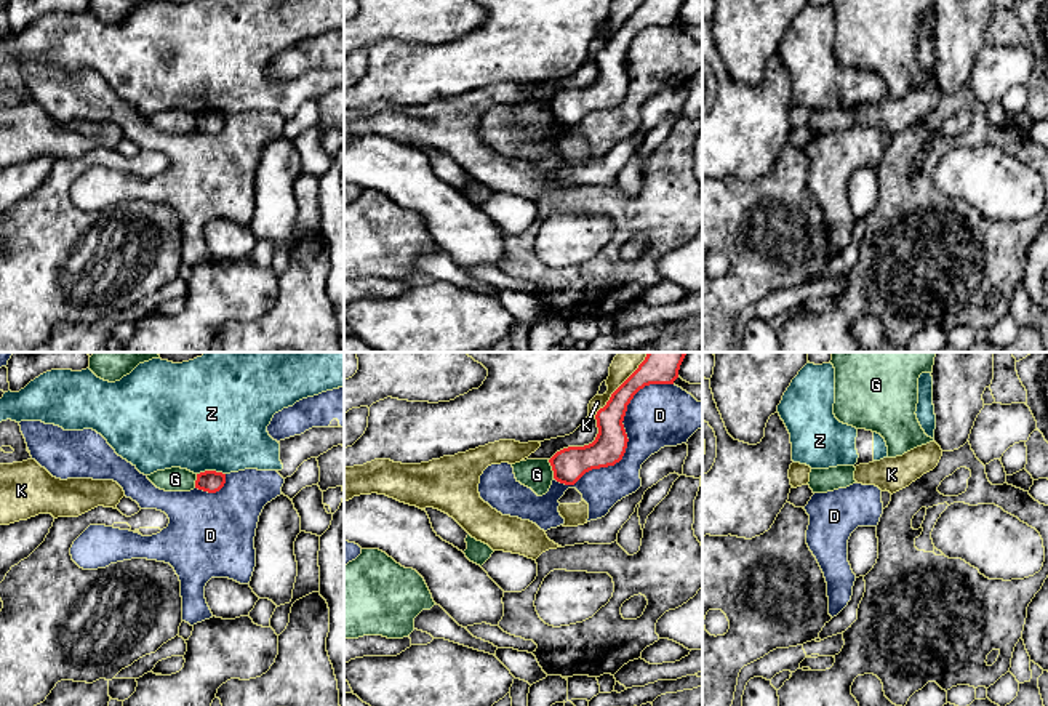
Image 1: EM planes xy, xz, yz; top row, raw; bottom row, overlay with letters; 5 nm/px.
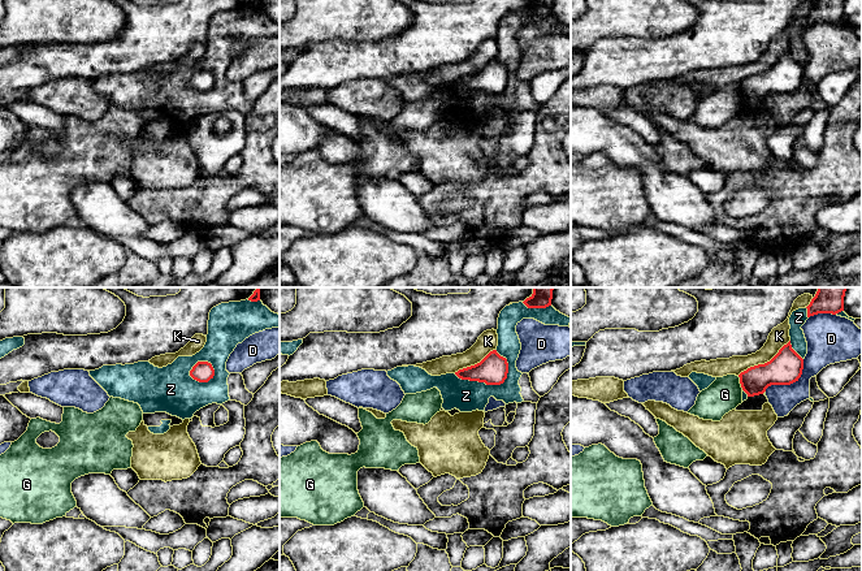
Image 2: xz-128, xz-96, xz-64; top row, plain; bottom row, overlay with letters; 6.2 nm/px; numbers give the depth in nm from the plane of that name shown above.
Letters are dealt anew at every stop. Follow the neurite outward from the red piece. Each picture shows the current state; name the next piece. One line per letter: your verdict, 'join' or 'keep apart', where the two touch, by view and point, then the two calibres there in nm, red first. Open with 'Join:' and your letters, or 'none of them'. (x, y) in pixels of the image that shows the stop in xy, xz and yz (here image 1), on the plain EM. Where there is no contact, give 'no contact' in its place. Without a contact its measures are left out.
Join: none of them
D: keep apart; contact xz (628, 82); calibres 160 and 320 nm
G: keep apart; contact xz (552, 111); calibres 170 and 160 nm
K: keep apart; contact xz (618, 29); calibres 150 and 110 nm
Z: keep apart; contact xy (210, 112); calibres 110 and 500 nm

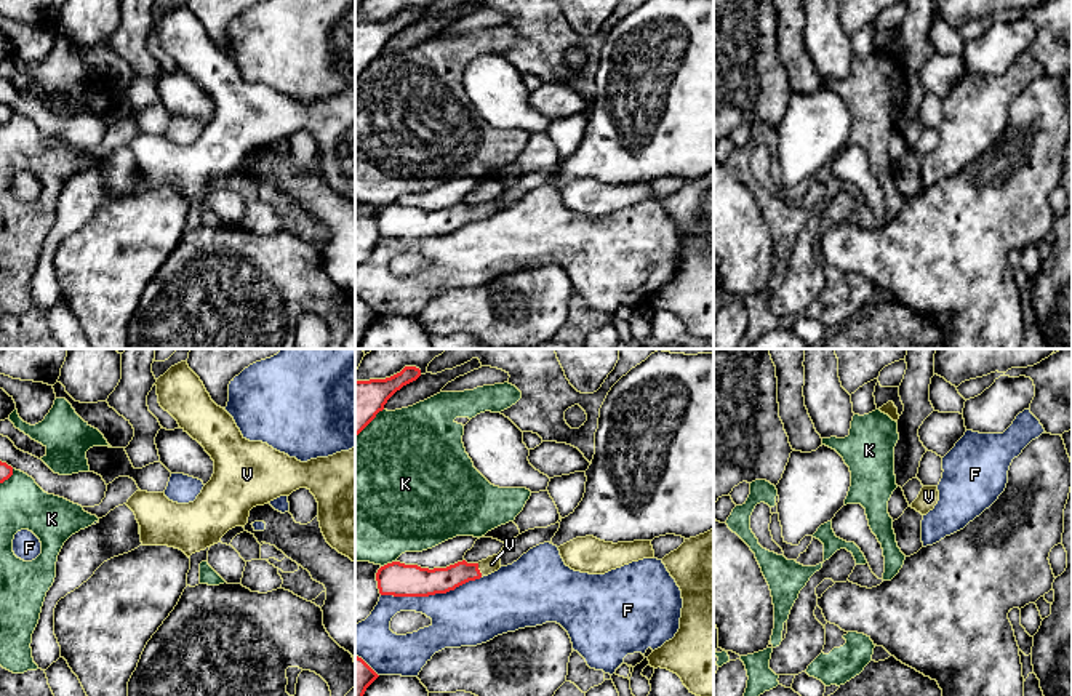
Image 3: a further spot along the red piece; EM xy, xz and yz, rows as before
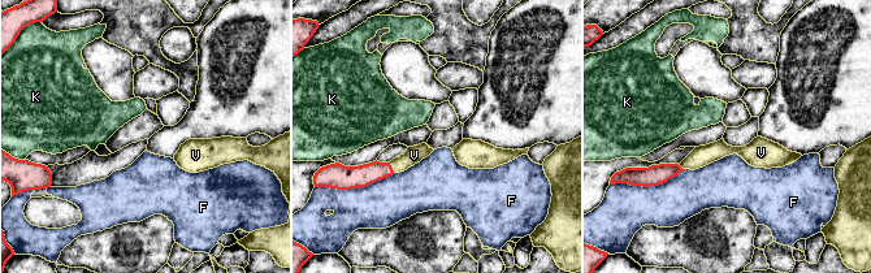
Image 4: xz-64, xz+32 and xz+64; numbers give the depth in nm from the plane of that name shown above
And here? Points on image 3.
Join: V
F: keep apart; contact xz (431, 236); calibres 170 and 320 nm
K: keep apart; contact xz (388, 205); calibres 170 and 460 nm
V: join; contact xz (479, 212); calibres 130 and 80 nm

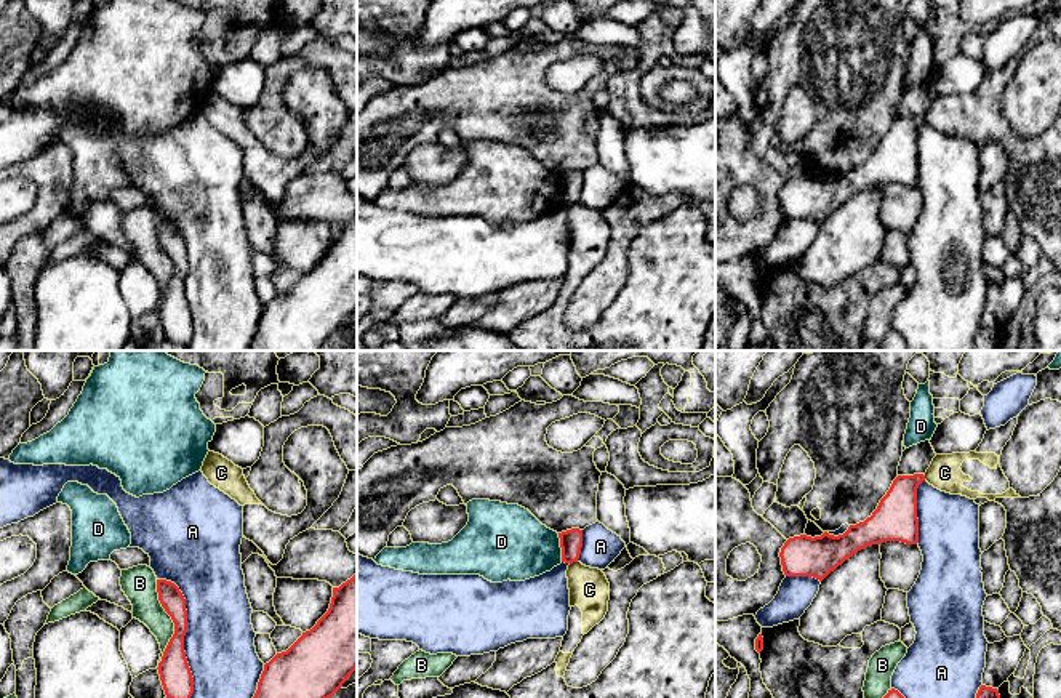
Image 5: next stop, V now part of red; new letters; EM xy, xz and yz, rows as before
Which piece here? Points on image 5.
Join: none of them
A: keep apart; contact xy (184, 276); calibres 160 and 360 nm
B: keep apart; contact xy (173, 263); calibres 150 and 180 nm
C: keep apart; contact xz (573, 202); calibres 110 and 200 nm
D: keep apart; contact xz (560, 188); calibres 110 and 360 nm

